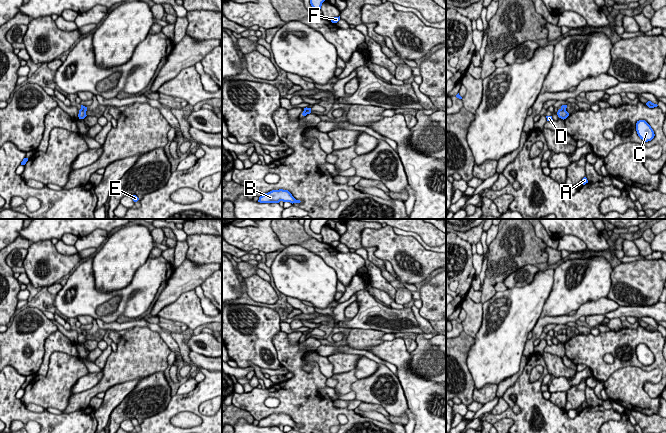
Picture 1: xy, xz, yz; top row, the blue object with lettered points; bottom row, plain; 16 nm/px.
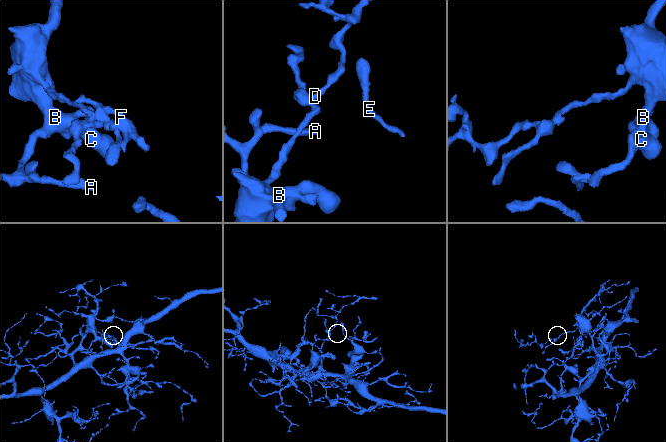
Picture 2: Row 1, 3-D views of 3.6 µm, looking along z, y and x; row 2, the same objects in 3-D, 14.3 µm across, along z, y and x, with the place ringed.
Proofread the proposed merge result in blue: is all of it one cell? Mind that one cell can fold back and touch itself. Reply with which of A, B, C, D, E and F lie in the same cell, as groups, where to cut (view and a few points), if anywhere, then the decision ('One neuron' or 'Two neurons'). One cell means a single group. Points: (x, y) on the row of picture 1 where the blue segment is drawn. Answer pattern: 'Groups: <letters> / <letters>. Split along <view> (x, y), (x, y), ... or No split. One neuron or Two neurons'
Groups: A B C E / D F. Split along xz (309, 108), (306, 113). Two neurons

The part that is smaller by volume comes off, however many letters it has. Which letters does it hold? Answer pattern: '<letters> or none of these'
D, F

